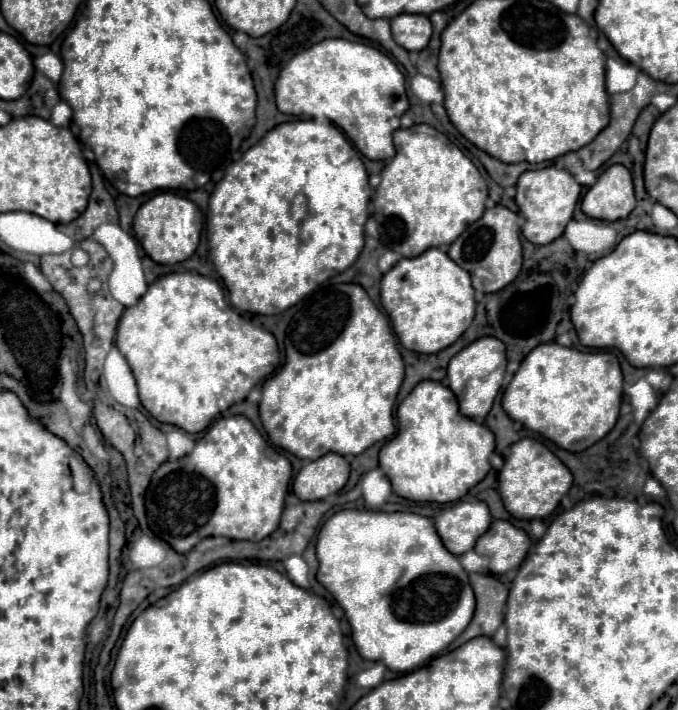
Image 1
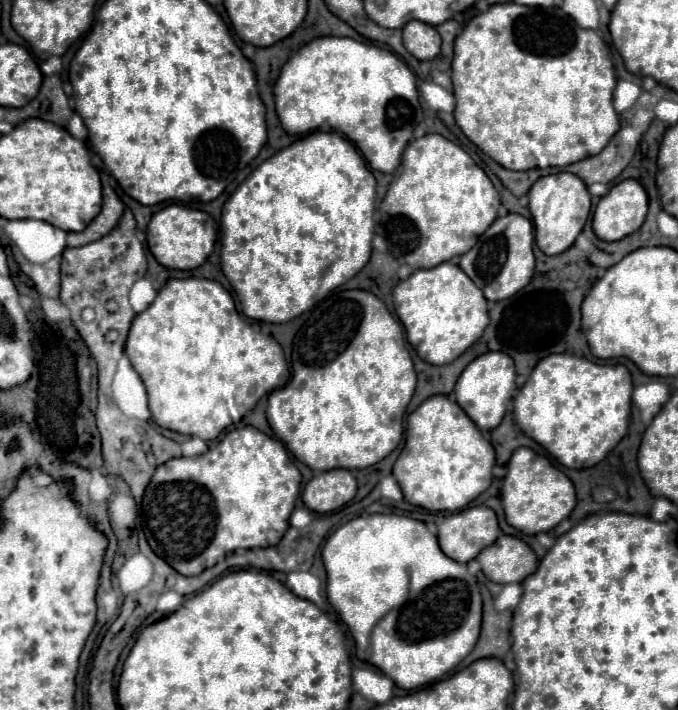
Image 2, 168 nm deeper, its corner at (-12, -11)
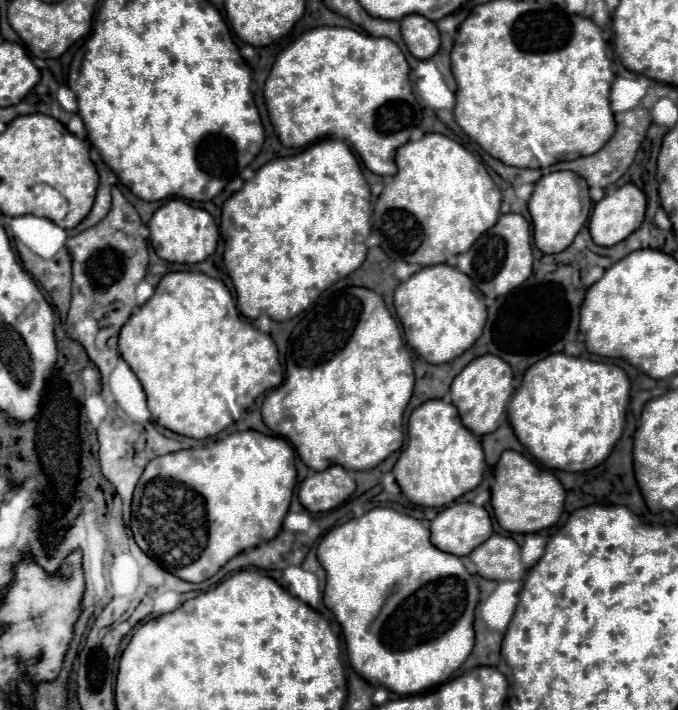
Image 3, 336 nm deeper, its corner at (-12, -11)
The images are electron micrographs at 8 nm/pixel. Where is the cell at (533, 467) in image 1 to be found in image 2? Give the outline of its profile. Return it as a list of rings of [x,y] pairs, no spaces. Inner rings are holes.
[[[520,447],[510,457],[506,469],[508,475],[504,477],[500,499],[506,511],[506,521],[522,533],[536,535],[540,531],[552,531],[576,507],[574,483],[544,455],[538,455],[528,447]]]

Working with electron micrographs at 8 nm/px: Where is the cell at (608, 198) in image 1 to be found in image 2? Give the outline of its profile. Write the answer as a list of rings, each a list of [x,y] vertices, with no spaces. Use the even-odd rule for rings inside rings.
[[[624,179],[604,195],[592,215],[592,229],[604,241],[618,241],[640,229],[648,213],[648,195],[636,179]]]

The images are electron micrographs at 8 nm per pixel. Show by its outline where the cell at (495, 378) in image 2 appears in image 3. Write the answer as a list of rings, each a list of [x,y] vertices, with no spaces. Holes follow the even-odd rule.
[[[482,355],[476,357],[474,361],[470,361],[452,381],[450,387],[450,395],[452,395],[452,403],[458,409],[460,421],[464,423],[464,427],[468,427],[474,435],[486,435],[496,431],[498,421],[502,417],[502,413],[506,411],[506,405],[512,397],[512,369],[508,367],[508,363],[496,355]]]

